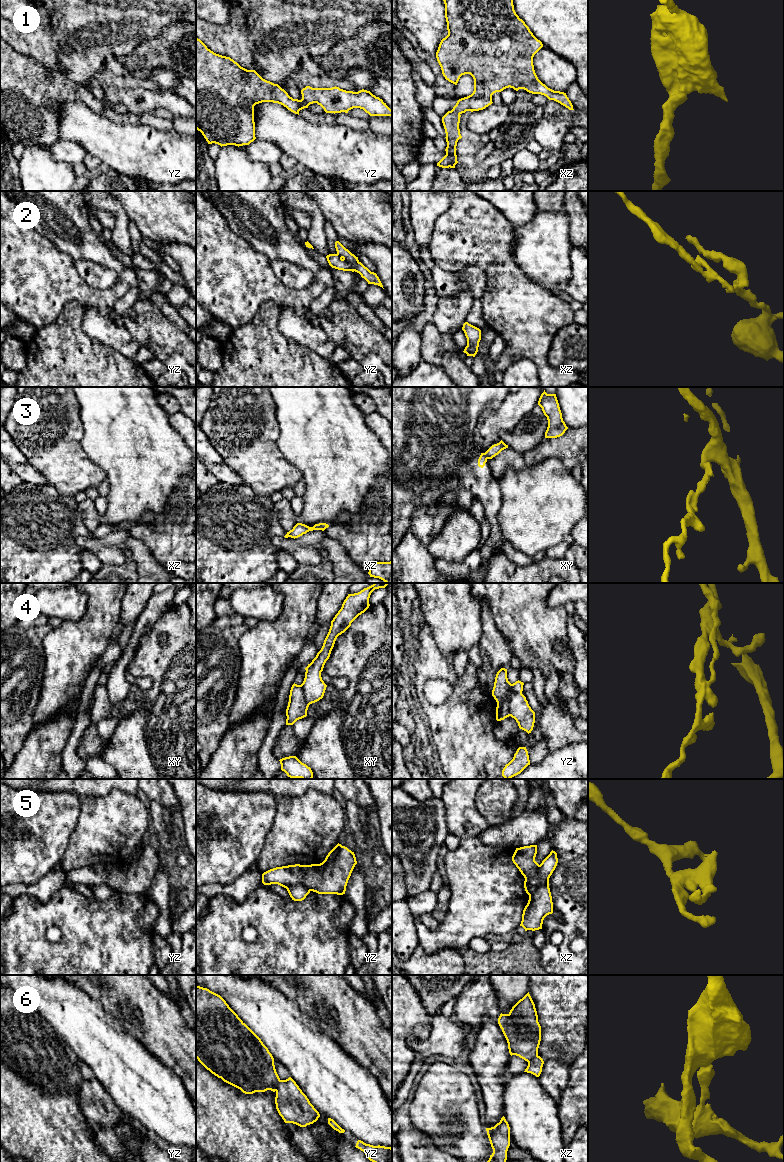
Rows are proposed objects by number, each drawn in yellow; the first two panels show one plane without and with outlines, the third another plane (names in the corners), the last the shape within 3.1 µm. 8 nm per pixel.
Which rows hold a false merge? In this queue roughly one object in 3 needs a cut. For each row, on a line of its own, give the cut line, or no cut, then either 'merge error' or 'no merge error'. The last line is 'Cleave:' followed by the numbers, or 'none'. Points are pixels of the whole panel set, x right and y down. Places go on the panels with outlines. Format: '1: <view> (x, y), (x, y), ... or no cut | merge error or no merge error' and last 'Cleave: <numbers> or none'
1: no cut | no merge error
2: yz (343, 258), (351, 262), (358, 261) | merge error
3: xy (484, 453), (487, 458) | merge error
4: no cut | no merge error
5: yz (286, 887), (300, 883), (311, 890) | merge error
6: yz (280, 1080), (275, 1090) | merge error
Cleave: 2, 3, 5, 6

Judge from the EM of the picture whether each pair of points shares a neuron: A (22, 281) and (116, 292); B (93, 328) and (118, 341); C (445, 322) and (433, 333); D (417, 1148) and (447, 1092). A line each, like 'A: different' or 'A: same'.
A: same
B: same
C: different
D: different

